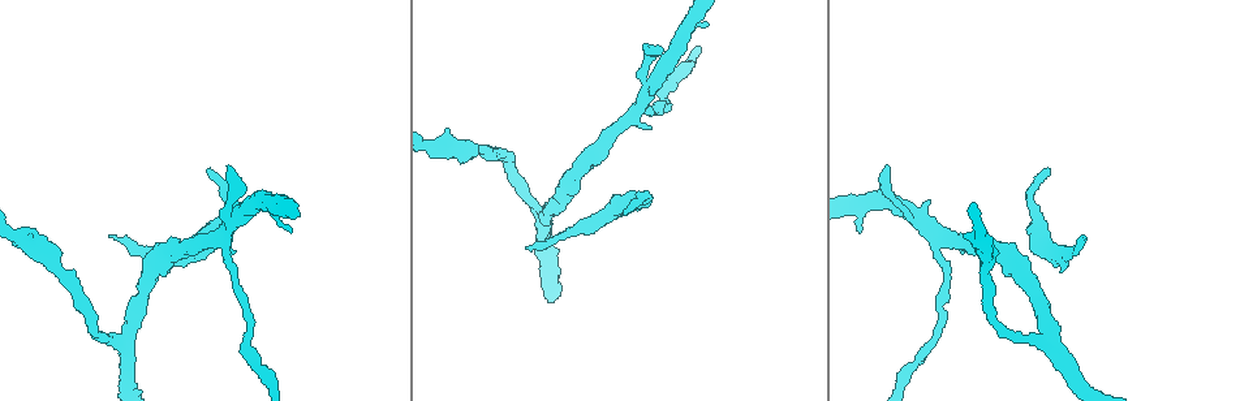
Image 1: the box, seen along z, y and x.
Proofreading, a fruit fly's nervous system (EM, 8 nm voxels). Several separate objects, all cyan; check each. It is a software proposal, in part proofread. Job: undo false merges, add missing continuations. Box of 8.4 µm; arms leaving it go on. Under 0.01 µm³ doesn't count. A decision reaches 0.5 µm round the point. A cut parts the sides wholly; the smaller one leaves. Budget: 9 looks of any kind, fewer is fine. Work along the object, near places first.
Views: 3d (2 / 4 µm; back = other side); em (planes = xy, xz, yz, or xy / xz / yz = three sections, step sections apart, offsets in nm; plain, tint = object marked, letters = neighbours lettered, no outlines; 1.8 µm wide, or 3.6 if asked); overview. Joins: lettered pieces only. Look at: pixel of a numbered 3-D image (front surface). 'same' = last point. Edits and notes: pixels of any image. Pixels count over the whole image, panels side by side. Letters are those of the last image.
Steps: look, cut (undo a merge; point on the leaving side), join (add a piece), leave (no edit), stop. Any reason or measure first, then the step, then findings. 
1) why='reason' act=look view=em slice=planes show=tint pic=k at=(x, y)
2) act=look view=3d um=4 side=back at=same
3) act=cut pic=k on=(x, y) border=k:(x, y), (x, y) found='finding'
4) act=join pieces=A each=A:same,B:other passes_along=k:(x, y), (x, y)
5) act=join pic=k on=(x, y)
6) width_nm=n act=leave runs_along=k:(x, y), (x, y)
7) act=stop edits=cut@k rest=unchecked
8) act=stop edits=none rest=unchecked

act=look view=3d um=2 pic=1 at=(706, 24)

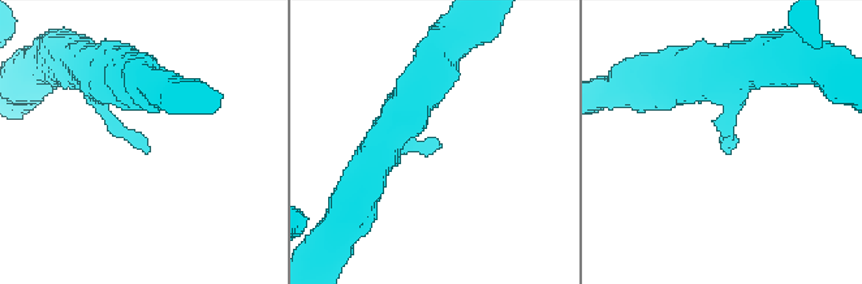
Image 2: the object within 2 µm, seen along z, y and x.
act=look view=em slice=planes show=letters pic=2 at=(439, 144)

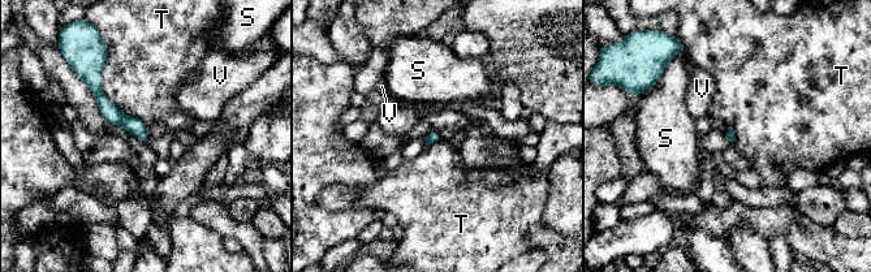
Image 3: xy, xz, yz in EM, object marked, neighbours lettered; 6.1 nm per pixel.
act=leave each=S:other,T:other,V:other runs_along=3:(96, 76), (102, 100), (145, 137) found='no lettered piece goes on from it'

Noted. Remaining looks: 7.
why='an open end' act=look view=em slice=yz step=4 show=letters pic=1 at=(1045, 170)

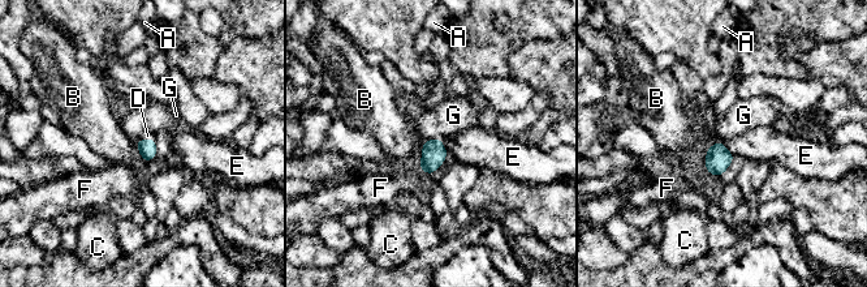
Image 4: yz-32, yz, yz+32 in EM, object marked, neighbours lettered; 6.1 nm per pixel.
act=look view=em slice=planes show=letters at=same

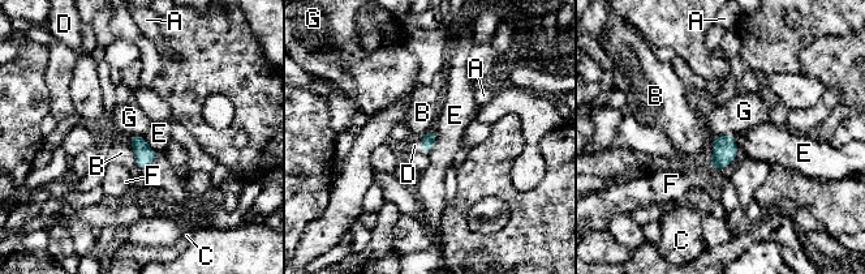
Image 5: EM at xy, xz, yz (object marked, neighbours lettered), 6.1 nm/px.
act=join pieces=D each=A:other,B:other,C:other,D:same,E:other,F:other,G:other passes_along=5:(427, 140), (422, 146), (414, 145) found='the neuron continues'

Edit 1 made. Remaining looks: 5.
act=look view=overview

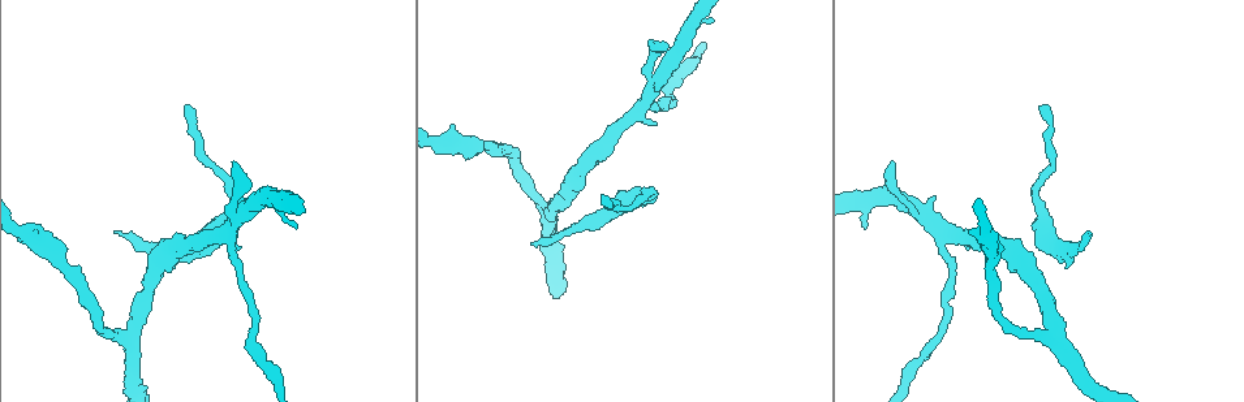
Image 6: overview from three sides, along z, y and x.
act=look view=3d um=2 pic=6 at=(237, 163)

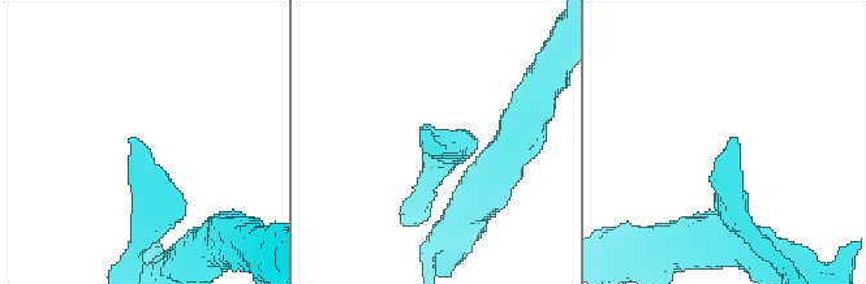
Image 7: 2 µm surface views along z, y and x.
why='shape alone is not enough' act=look view=em slice=planes show=letters pic=7 at=(737, 139)

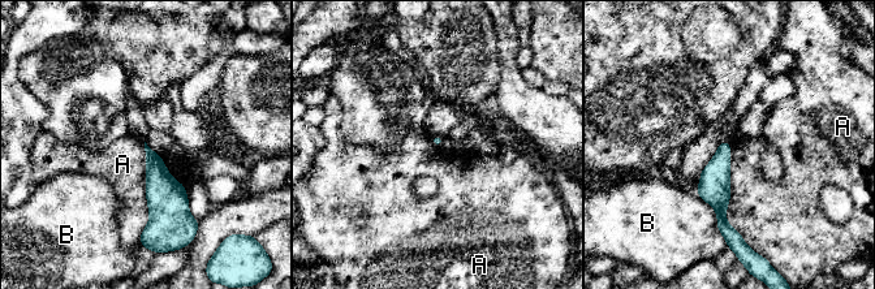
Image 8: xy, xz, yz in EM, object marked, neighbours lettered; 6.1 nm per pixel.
longest_contact=A:600nm act=leave each=A:other,B:other runs_along=8:(724, 145), (720, 163), (723, 224) found='no lettered piece goes on from it'

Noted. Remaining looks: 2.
why='thin end' act=look view=3d um=4 pic=6 at=(1087, 230)

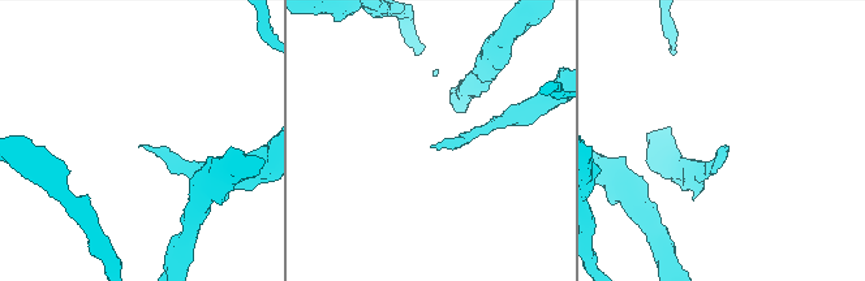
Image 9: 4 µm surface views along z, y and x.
act=look view=em slice=planes show=letters pic=9 at=(141, 145)

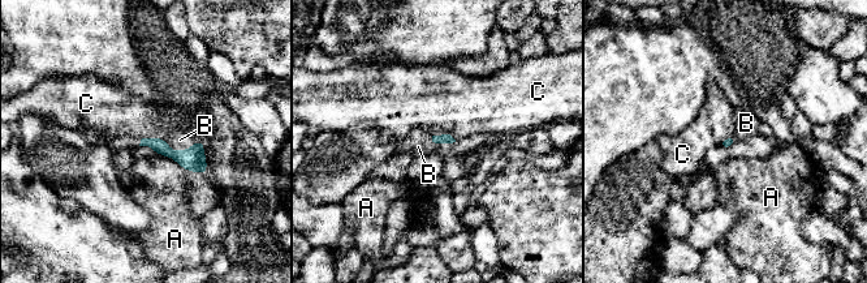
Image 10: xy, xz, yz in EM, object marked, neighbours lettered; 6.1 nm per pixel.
act=join pieces=B each=A:other,B:same,C:other passes_along=10:(193, 159), (180, 151), (180, 140) found='the neuron continues'

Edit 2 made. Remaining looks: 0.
act=stop edits=join@5,join@10 rest=unchecked

